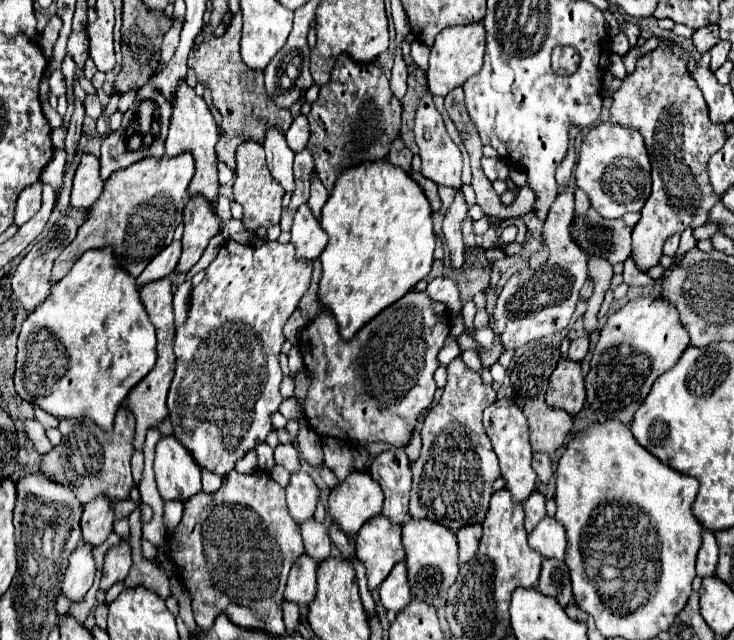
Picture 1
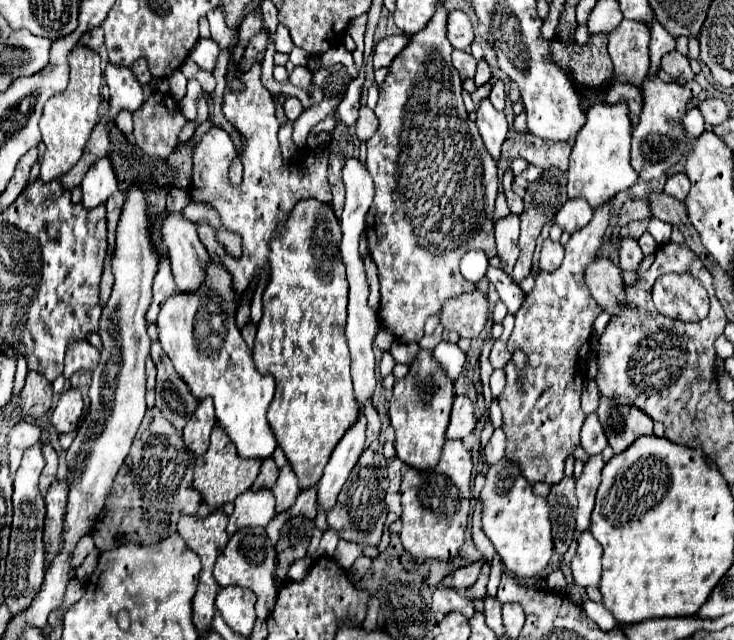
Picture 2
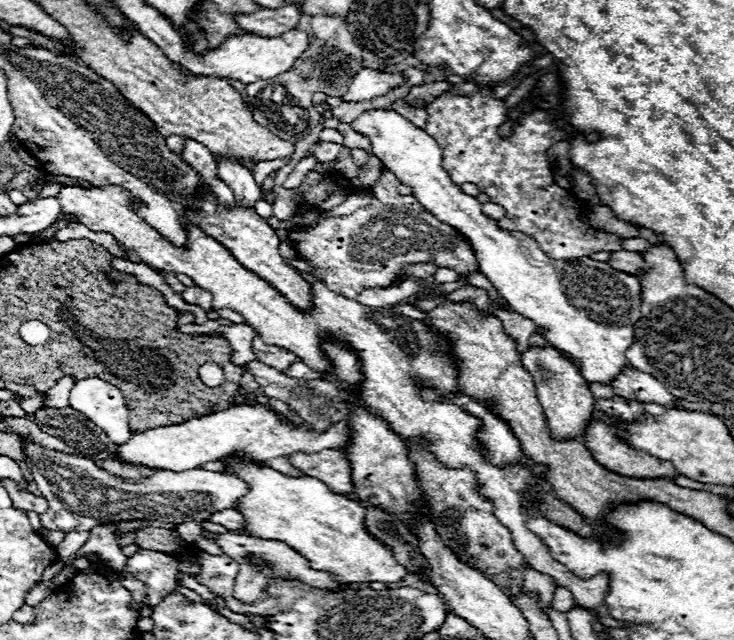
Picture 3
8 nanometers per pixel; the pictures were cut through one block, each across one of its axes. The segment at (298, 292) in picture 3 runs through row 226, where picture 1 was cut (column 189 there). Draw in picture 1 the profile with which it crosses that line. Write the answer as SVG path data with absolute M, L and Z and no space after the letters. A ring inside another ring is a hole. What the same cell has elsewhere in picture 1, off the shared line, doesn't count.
M194 196L184 206L184 236L182 236L182 256L176 266L178 274L186 274L200 260L210 238L218 234L220 222L214 208L202 198Z

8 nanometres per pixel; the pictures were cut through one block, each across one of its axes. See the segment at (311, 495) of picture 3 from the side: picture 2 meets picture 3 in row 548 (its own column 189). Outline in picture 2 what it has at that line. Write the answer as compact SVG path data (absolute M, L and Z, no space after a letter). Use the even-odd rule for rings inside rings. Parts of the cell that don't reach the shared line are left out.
M216 262L208 264L208 276L204 284L192 292L192 294L174 294L168 302L164 302L160 314L158 314L158 340L162 344L162 350L170 356L172 366L176 368L178 376L188 384L190 392L196 400L212 398L216 408L216 420L218 426L228 434L232 444L236 446L236 452L240 458L254 458L254 460L266 460L272 458L278 442L276 436L270 430L270 424L266 420L268 404L274 396L274 378L262 376L254 368L252 352L248 350L246 342L242 340L240 330L236 328L236 298L234 290L230 288L230 274Z

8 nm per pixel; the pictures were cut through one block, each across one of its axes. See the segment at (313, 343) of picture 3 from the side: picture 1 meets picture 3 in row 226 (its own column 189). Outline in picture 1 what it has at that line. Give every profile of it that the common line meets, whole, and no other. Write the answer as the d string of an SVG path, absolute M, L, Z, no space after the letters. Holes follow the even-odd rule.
M180 82L178 94L176 94L176 106L172 108L172 122L170 132L166 138L166 156L178 156L182 152L190 152L196 162L196 174L190 182L188 196L204 196L212 206L216 206L218 200L218 164L216 164L216 152L214 146L218 142L218 126L204 102L204 98L196 96L192 88L188 88L186 82Z

